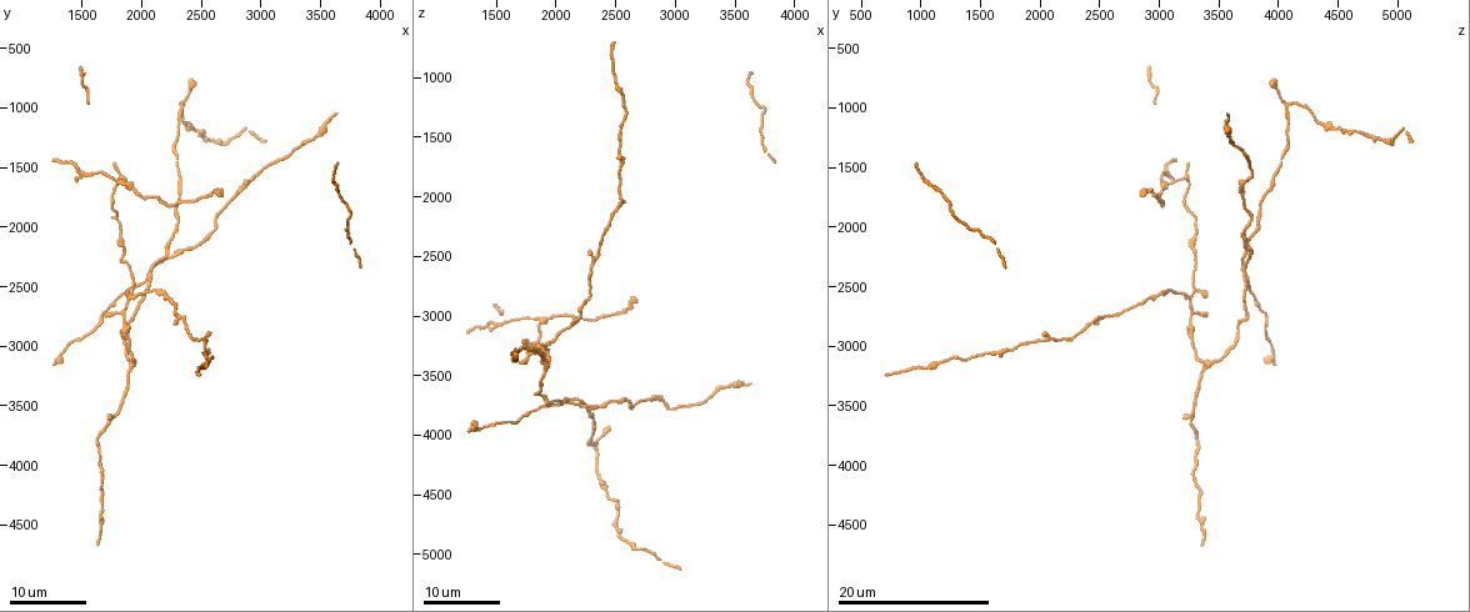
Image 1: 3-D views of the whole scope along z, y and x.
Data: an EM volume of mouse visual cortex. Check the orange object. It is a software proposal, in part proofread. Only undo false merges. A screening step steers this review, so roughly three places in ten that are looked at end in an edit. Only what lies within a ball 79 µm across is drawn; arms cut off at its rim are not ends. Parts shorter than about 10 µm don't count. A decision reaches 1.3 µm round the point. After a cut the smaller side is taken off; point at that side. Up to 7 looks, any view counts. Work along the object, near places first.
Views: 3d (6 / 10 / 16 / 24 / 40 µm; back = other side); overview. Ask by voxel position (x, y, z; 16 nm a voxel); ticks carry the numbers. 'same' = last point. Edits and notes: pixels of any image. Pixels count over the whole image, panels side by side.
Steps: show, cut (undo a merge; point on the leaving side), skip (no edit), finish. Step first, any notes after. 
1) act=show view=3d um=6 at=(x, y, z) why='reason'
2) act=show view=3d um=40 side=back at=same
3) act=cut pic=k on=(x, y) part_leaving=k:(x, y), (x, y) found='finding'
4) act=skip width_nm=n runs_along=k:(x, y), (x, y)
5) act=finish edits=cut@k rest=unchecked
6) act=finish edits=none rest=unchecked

act=show view=3d um=16 at=(1900, 1620, 3000) why='three-way junction'

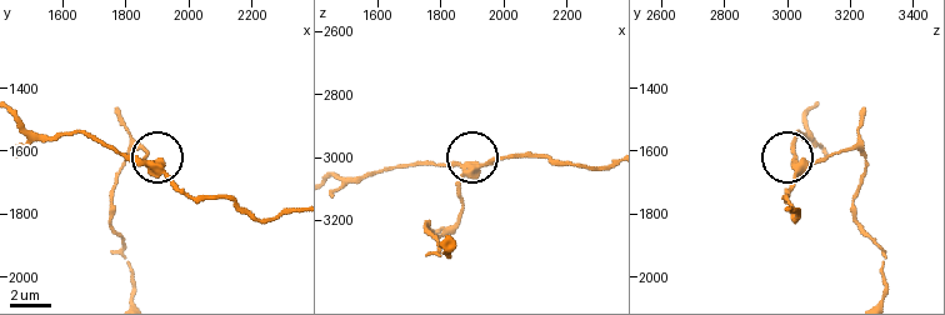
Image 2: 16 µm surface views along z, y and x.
act=show view=3d um=6 at=(1880, 1650, 3020)

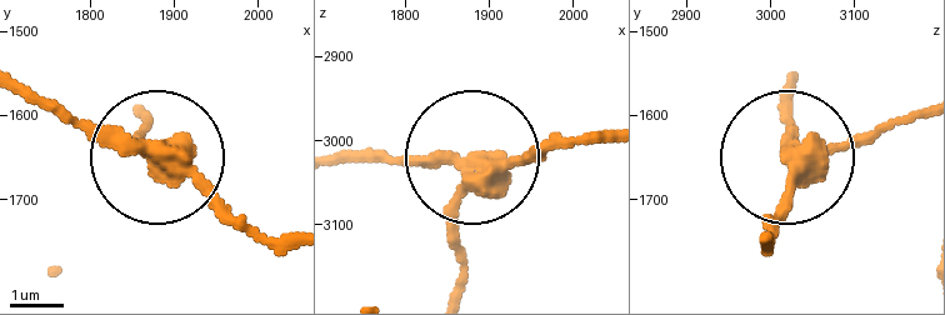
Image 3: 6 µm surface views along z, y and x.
act=cut pic=3 on=(229, 221) width_nm=350 part_leaving=3:(184, 164), (286, 244) found='a second cell is stuck on'

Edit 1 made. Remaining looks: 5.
act=show view=overview why='redraw'

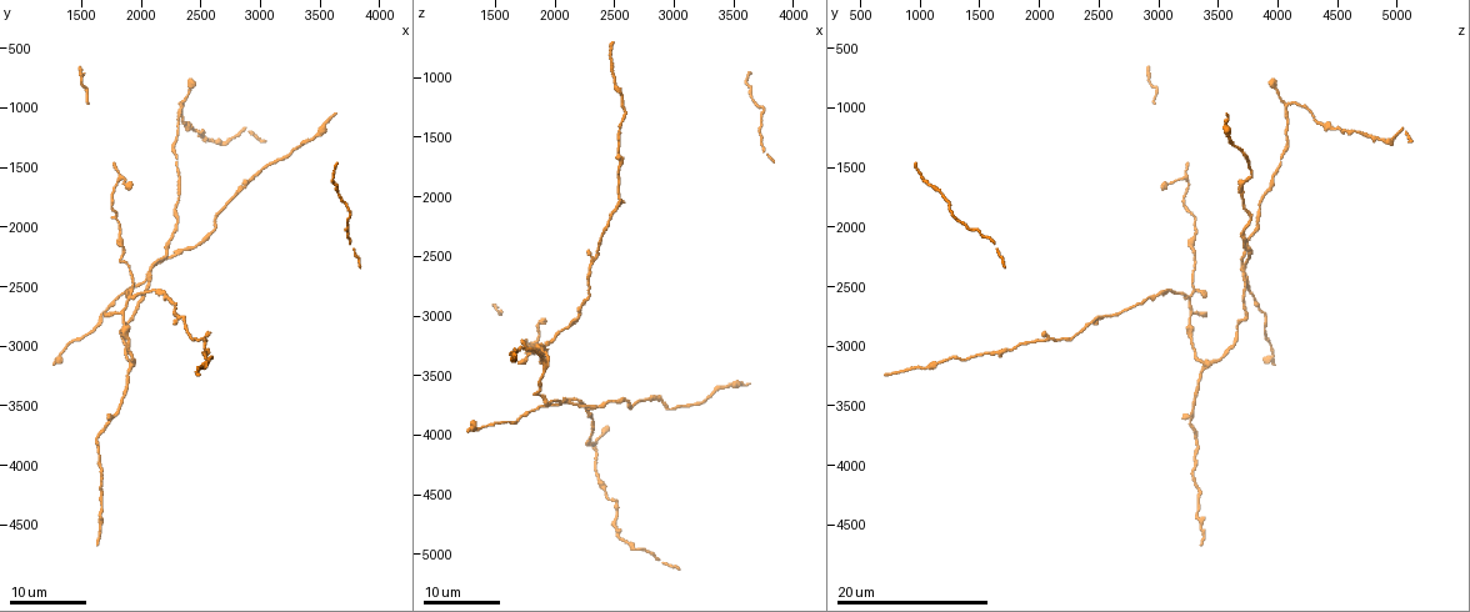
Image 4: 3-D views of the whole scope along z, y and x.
act=show view=3d um=24 at=(2360, 940, 4080) why='thin arm on a thick one'

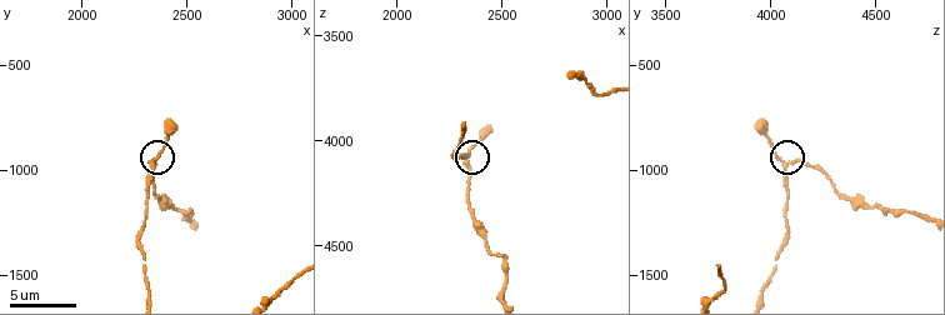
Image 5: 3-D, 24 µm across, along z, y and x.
act=show view=3d um=6 at=(2330, 970, 4090)

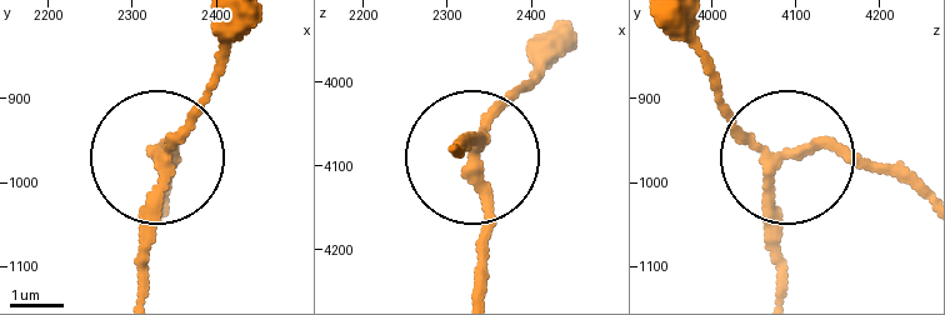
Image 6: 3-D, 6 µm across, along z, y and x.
act=skip runs_along=6:(781, 291), (769, 184), (781, 161), (835, 148), (911, 170) found='continuous, no second cell'

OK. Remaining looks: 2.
act=show view=3d um=24 at=(1900, 3160, 3380) why='a fork'

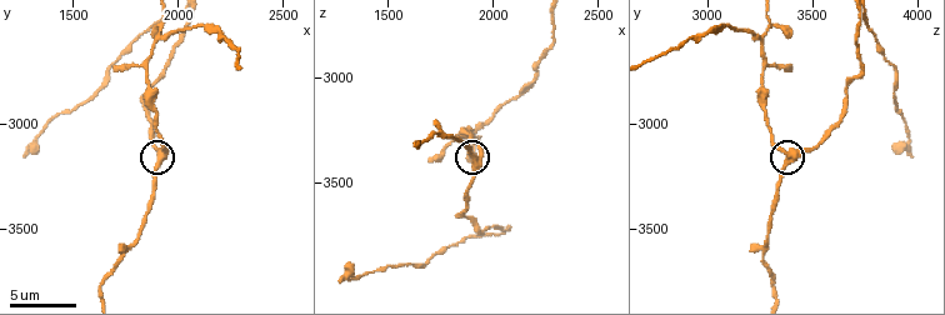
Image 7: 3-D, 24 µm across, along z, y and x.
act=show view=3d um=6 at=(1910, 3160, 3400) why='closer look'

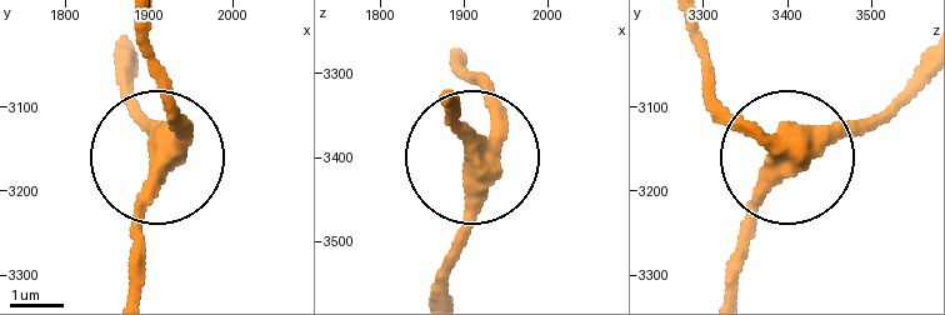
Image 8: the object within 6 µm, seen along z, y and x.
act=skip arms=3 runs_along=8:(690, 24), (716, 91), (779, 159), (734, 275) found='continuous, no second cell'

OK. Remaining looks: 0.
act=finish edits=cut@3 rest=unchecked

